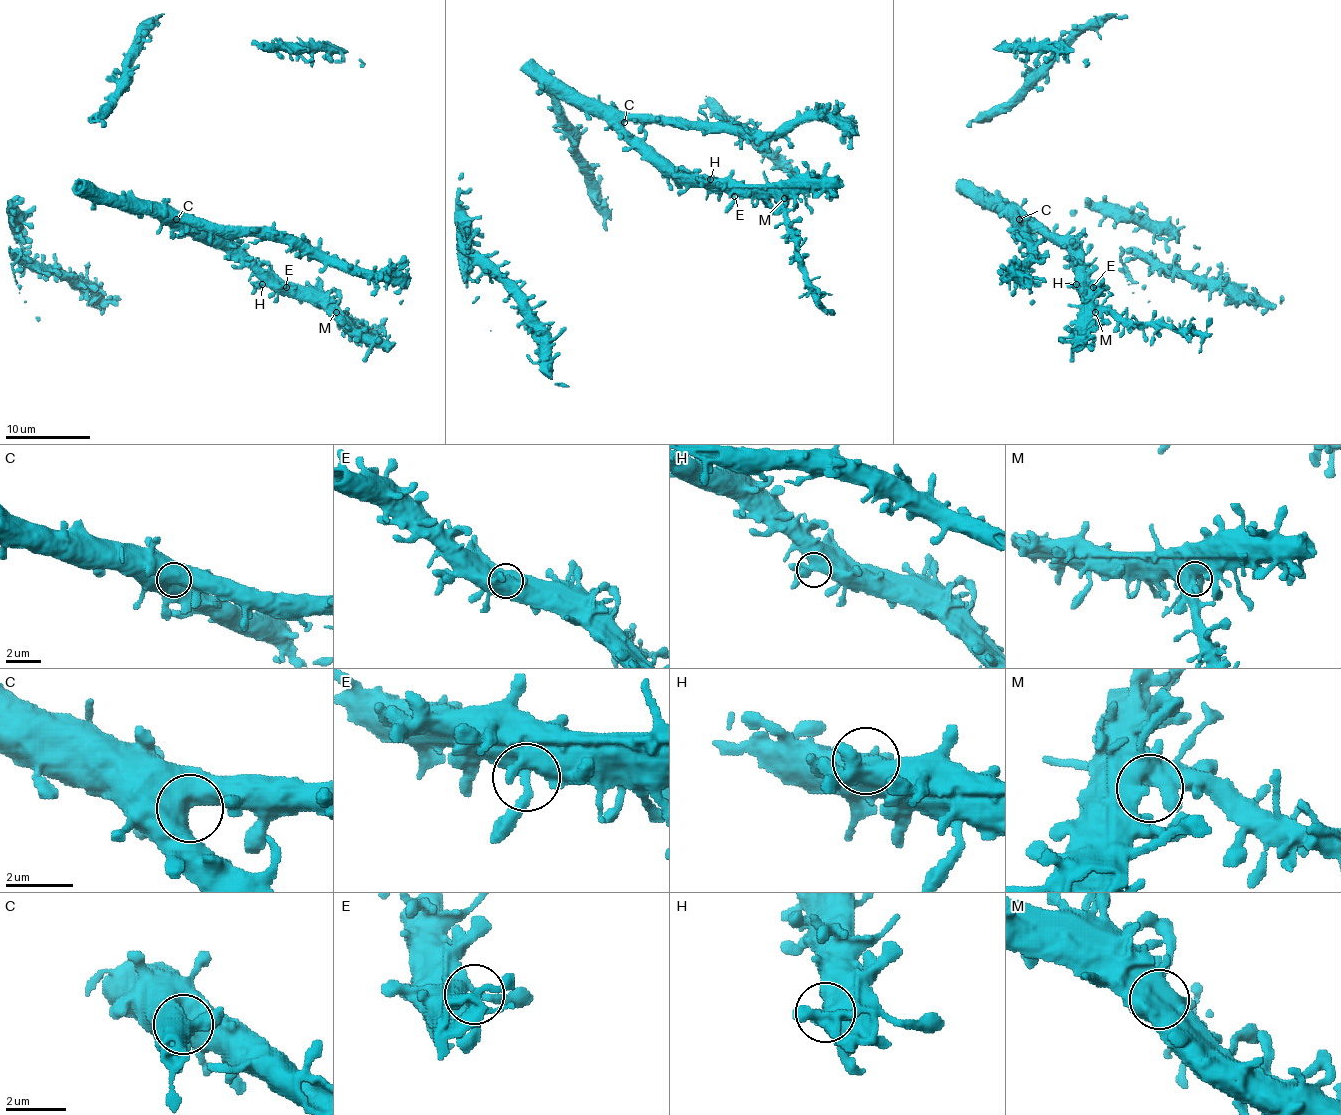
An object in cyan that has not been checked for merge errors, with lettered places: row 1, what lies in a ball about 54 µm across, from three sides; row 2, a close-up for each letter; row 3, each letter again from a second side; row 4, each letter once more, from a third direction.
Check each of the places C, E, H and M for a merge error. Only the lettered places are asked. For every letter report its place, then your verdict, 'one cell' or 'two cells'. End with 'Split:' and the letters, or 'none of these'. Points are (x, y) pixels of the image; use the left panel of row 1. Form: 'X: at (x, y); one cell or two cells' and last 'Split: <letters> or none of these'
C: at (176, 219); one cell
E: at (286, 287); one cell
H: at (262, 284); one cell
M: at (336, 312); one cell
Split: none of these

